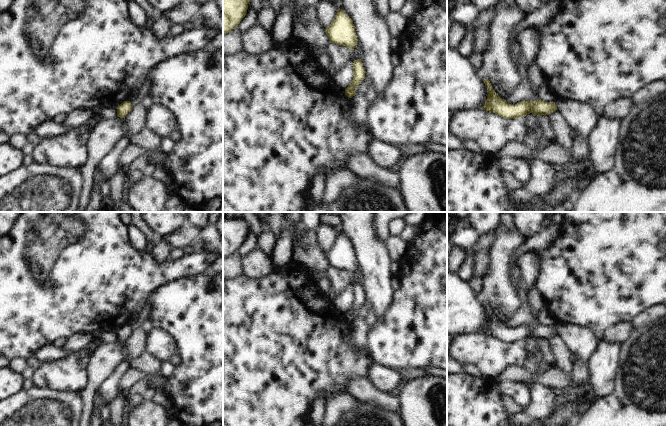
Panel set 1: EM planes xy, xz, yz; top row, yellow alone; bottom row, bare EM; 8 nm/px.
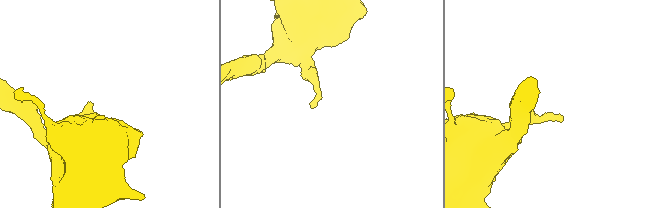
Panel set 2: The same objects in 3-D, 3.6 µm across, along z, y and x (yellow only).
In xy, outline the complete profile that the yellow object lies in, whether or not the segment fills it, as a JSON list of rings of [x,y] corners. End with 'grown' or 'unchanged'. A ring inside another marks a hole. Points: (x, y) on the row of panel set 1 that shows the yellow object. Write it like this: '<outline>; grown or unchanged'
[[[130,101],[122,102],[117,109],[117,116],[120,118],[125,118],[125,116],[132,110],[133,105]]]; unchanged

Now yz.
[[[484,79],[483,82],[487,86],[487,100],[481,109],[495,113],[505,119],[519,119],[532,113],[537,116],[549,115],[553,111],[558,110],[555,102],[546,103],[541,99],[537,101],[521,101],[515,105],[511,105],[502,99],[493,89],[490,81]]]; unchanged

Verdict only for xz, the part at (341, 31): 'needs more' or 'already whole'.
already whole

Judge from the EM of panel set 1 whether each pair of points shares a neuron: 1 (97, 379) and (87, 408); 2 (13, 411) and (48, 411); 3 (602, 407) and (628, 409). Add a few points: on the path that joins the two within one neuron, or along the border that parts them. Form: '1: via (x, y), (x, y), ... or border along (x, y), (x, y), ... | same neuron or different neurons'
1: via (92, 386), (87, 394), (87, 401) | same neuron
2: via (22, 411), (39, 411) | same neuron
3: via (608, 409), (622, 409) | same neuron

